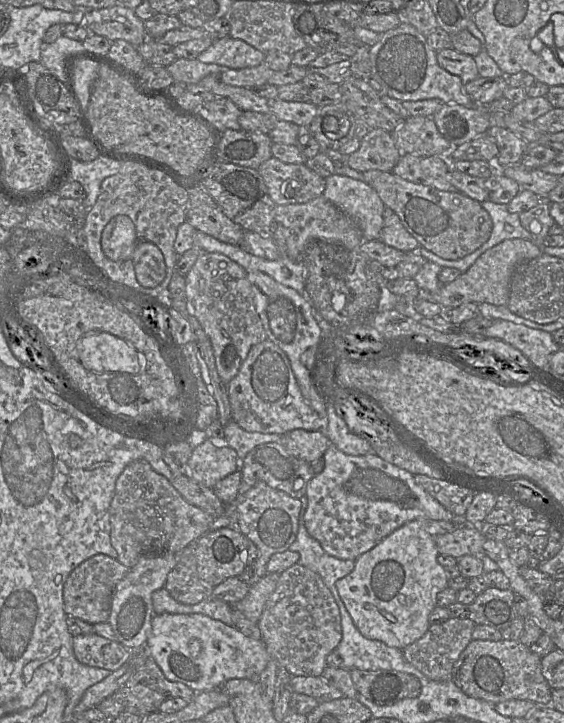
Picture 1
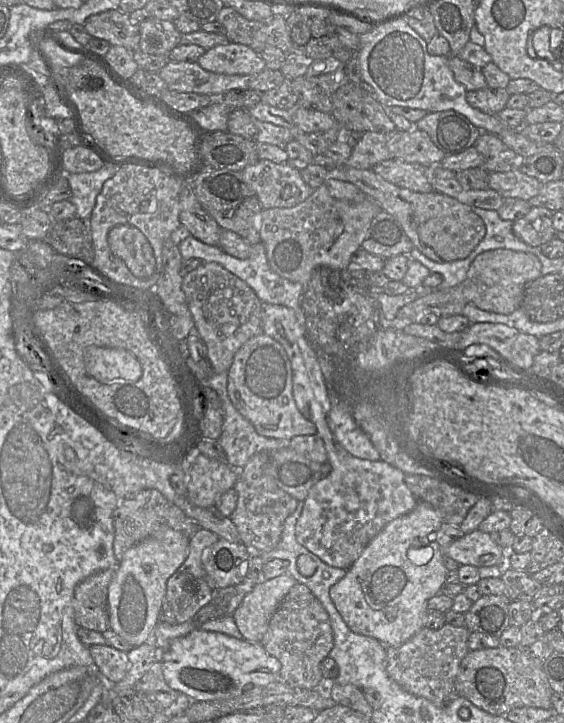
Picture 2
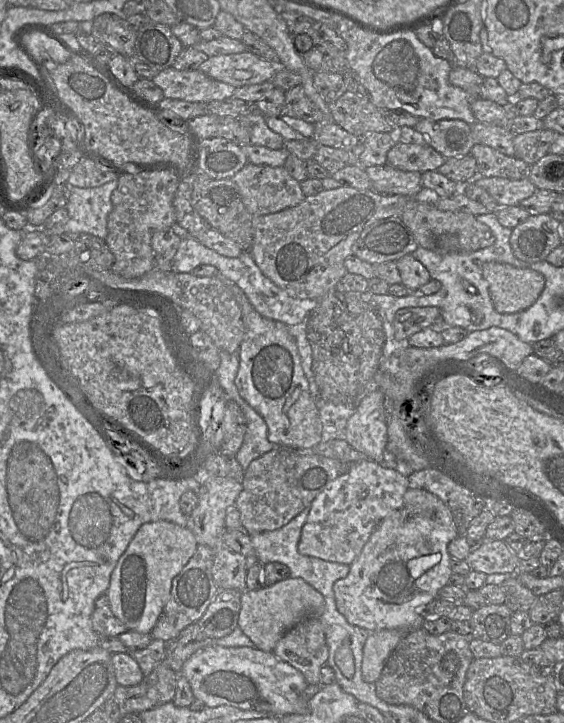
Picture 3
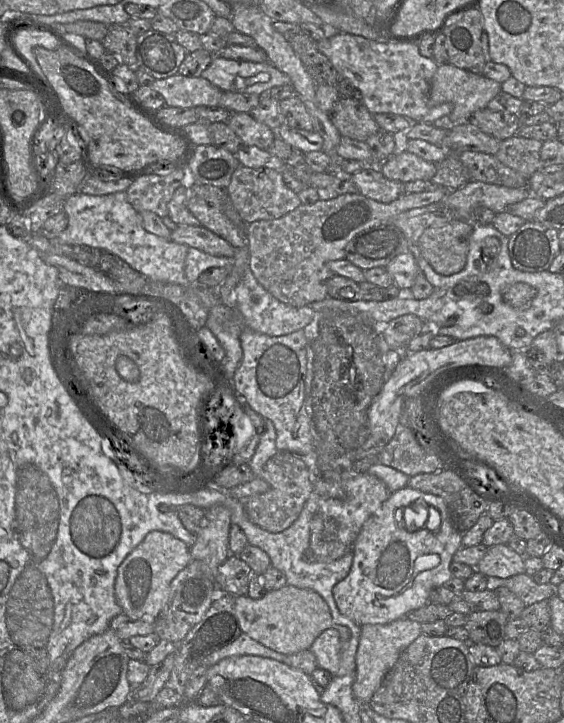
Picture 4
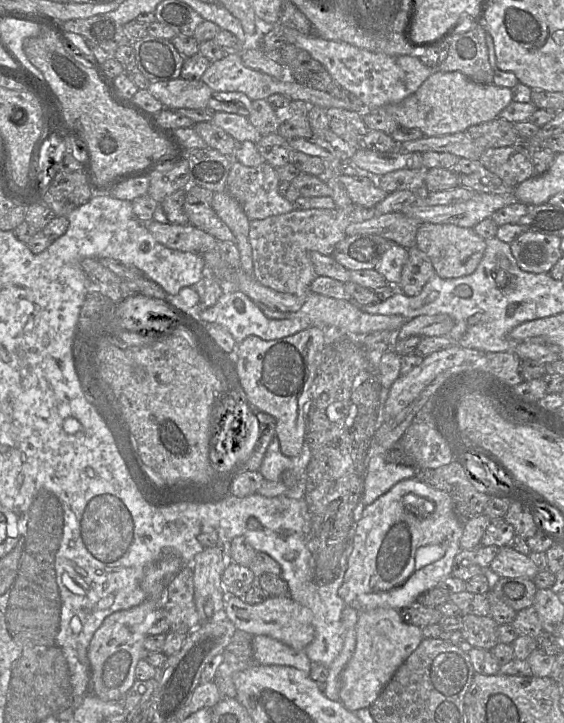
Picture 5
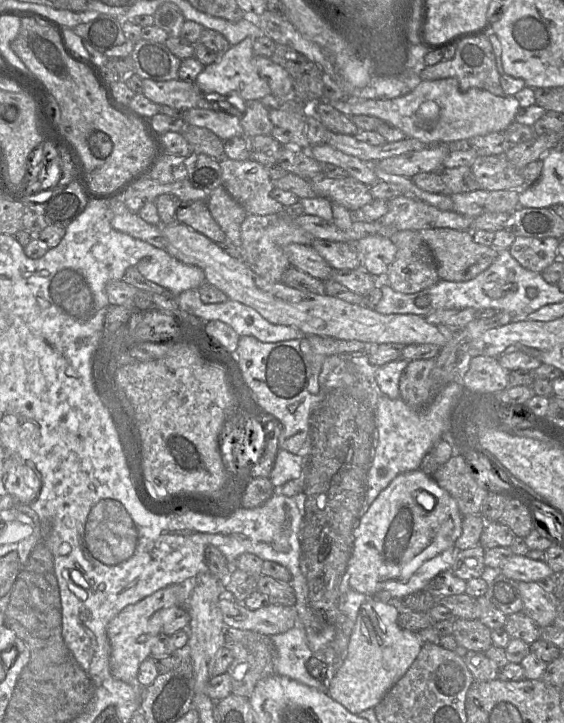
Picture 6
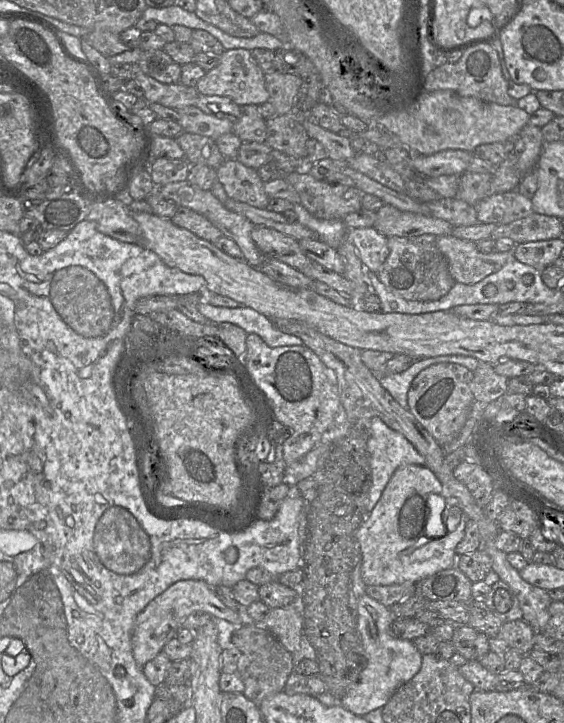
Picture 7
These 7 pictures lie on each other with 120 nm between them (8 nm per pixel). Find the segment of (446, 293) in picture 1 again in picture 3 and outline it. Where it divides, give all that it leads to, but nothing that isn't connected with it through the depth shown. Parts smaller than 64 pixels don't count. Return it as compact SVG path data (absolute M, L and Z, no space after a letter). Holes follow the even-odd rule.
M487 262L482 275L488 283L493 306L500 314L526 310L537 301L545 286L544 276L529 267ZM433 306L409 307L398 310L393 320L395 339L408 339L411 335L430 327L440 315L439 308Z

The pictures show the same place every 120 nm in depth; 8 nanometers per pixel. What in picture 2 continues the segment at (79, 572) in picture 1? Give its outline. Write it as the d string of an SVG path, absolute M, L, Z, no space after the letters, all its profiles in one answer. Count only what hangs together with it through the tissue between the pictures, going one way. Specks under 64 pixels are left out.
M110 568L91 575L76 586L73 607L79 627L101 634L110 629L108 587L114 576L115 568Z

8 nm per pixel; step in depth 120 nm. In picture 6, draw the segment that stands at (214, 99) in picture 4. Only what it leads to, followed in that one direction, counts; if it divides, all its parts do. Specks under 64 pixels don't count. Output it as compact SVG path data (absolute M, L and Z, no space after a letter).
M143 79L143 95L157 105L189 110L197 107L202 94L195 82Z

